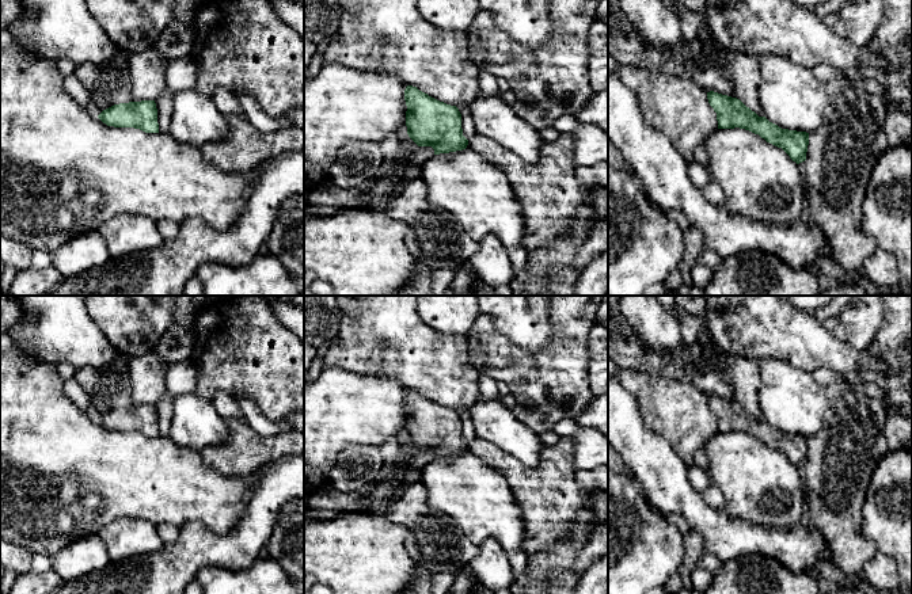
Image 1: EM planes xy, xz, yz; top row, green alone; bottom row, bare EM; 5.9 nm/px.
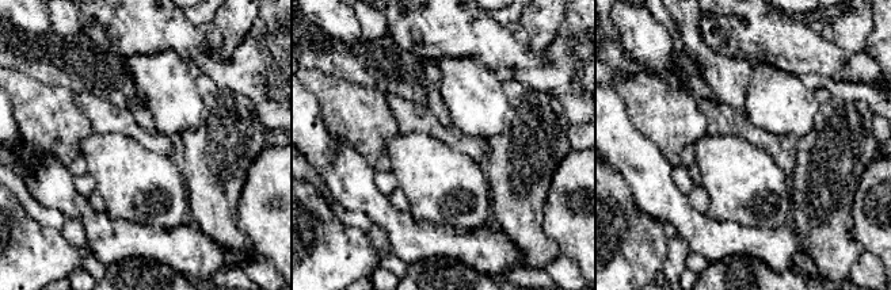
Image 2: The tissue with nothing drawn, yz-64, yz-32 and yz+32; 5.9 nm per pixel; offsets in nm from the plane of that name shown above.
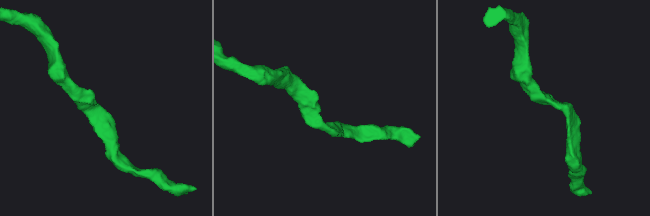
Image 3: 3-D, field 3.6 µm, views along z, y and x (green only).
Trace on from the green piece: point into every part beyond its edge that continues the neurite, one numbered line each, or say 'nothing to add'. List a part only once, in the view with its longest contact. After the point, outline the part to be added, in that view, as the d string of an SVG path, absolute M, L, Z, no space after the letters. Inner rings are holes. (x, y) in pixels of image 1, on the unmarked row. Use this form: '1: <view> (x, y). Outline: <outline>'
nothing to add

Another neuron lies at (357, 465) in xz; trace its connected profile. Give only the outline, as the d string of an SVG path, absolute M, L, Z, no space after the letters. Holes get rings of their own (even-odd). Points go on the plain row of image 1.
M349 446L338 454L328 486L341 492L353 492L373 481L384 462L379 448Z

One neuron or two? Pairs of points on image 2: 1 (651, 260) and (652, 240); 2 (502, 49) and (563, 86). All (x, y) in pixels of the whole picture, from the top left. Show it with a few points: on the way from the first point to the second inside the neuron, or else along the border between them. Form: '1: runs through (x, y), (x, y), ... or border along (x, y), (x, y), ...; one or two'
1: runs through (651, 255), (651, 245); one
2: border along (543, 57), (543, 61), (536, 67), (513, 69); two

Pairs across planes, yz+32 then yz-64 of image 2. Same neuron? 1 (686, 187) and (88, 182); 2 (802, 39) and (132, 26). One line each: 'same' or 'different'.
1: same
2: same

